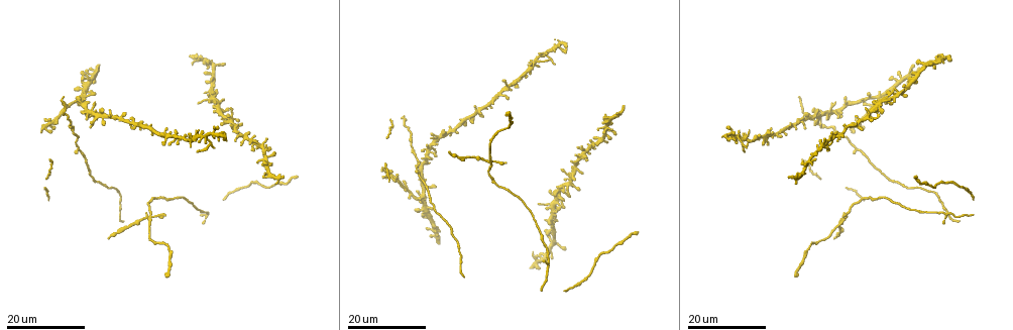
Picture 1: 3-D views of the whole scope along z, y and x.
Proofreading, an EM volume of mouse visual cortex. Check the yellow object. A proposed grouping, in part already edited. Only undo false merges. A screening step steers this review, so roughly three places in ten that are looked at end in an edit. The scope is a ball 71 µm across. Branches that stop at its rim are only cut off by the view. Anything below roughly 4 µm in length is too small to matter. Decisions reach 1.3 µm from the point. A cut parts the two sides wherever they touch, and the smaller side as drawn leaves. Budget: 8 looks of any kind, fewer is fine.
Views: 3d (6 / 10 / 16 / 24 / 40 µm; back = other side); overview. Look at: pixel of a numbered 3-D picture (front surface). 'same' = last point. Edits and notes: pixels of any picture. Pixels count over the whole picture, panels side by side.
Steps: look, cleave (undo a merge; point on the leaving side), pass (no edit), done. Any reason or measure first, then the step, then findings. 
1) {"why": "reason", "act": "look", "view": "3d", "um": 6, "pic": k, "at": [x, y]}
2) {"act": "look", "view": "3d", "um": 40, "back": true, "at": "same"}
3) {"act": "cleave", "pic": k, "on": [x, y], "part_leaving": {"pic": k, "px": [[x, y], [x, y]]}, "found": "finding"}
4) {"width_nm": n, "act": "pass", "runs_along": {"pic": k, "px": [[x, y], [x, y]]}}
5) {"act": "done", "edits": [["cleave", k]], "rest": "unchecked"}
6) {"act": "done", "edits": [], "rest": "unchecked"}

{"why": "four arms meet", "act": "look", "view": "3d", "um": 16, "pic": 1, "at": [146, 216]}

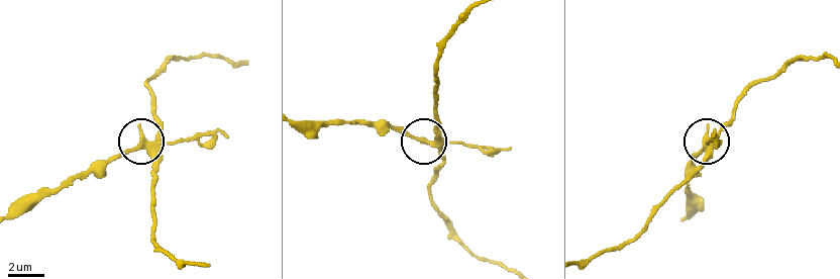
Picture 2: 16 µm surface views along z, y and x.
{"why": "zoom in", "act": "look", "view": "3d", "um": 6, "pic": 2, "at": [143, 149]}

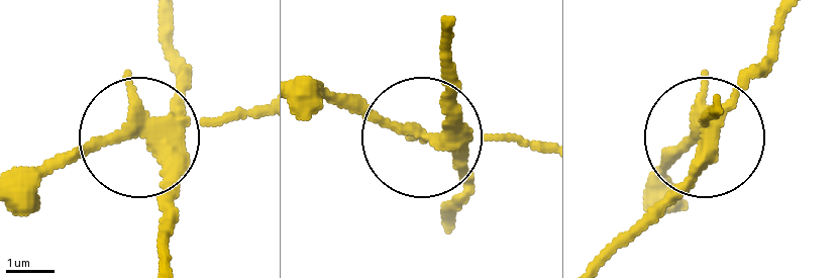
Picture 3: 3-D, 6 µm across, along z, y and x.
{"width_nm": 300, "act": "cleave", "pic": 3, "on": [237, 112], "part_leaving": {"pic": 3, "px": [[158, 127], [17, 176]]}, "found": "a second neuron is stuck on"}

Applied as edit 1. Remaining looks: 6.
{"act": "look", "view": "overview"}

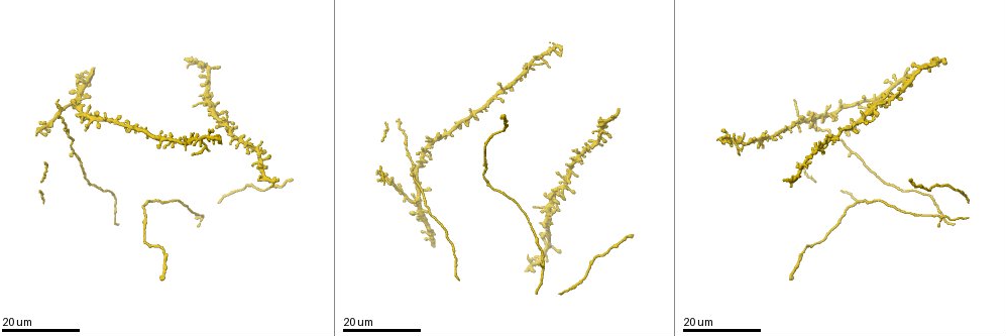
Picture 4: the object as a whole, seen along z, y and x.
{"act": "look", "view": "3d", "um": 24, "pic": 4, "at": [861, 200]}

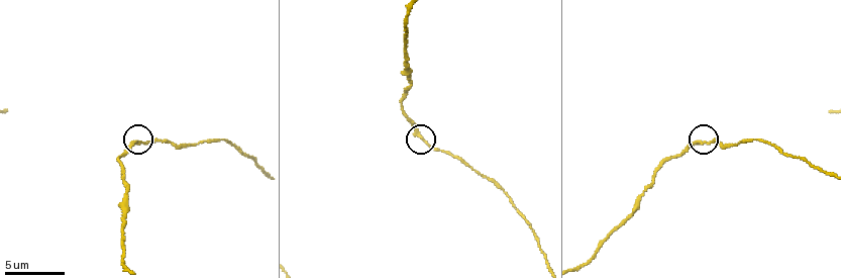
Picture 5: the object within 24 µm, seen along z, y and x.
{"act": "look", "view": "3d", "um": 10, "pic": 5, "at": [699, 140]}

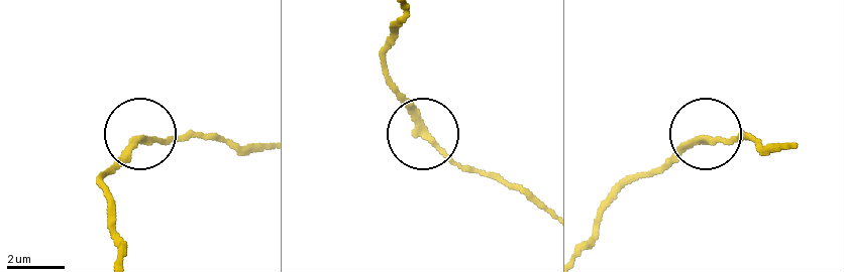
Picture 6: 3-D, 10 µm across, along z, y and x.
{"act": "look", "view": "3d", "um": 6, "pic": 6, "at": [425, 132]}

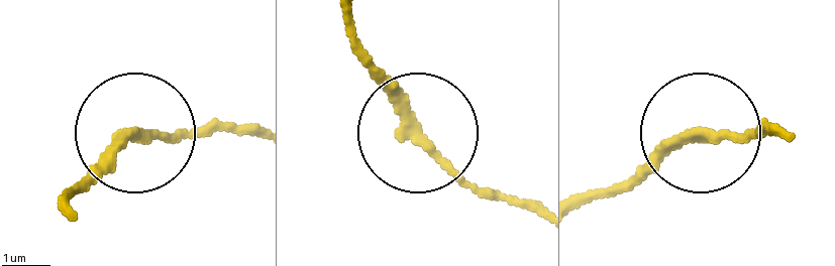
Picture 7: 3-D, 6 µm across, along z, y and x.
{"act": "pass", "found": "all the same neuron"}

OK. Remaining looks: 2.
{"why": "branch point", "act": "look", "view": "3d", "um": 24, "pic": 4, "at": [74, 150]}

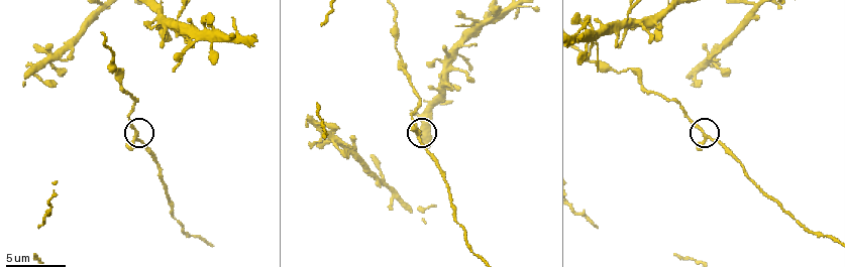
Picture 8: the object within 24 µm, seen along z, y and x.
{"act": "look", "view": "3d", "um": 6, "pic": 8, "at": [708, 138]}

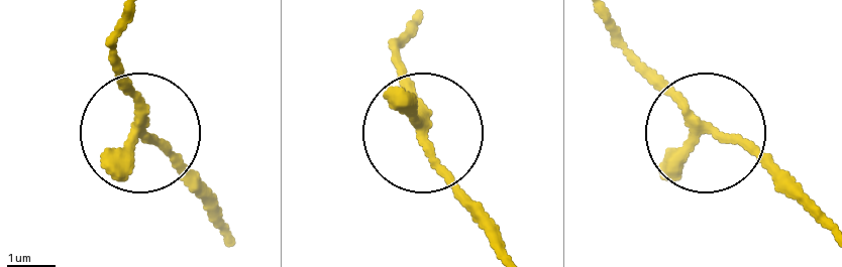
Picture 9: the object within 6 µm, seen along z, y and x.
{"act": "pass", "found": "one neuron here"}

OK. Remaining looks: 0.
{"act": "done", "edits": [["cleave", 3]], "rest": "unchecked"}

